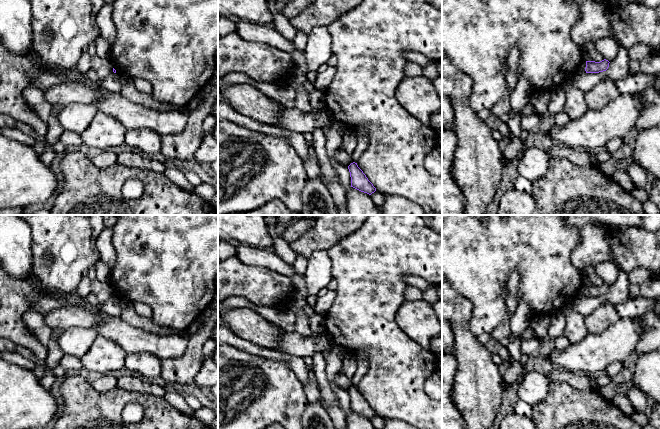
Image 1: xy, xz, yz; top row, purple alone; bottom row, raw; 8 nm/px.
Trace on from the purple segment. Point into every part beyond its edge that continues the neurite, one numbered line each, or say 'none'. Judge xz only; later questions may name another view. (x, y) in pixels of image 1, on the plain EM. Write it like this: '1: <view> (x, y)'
none

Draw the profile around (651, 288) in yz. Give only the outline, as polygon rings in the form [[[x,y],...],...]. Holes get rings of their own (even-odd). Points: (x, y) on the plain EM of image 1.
[[[652,275],[641,285],[640,297],[651,299],[660,297],[660,279],[656,275]]]

